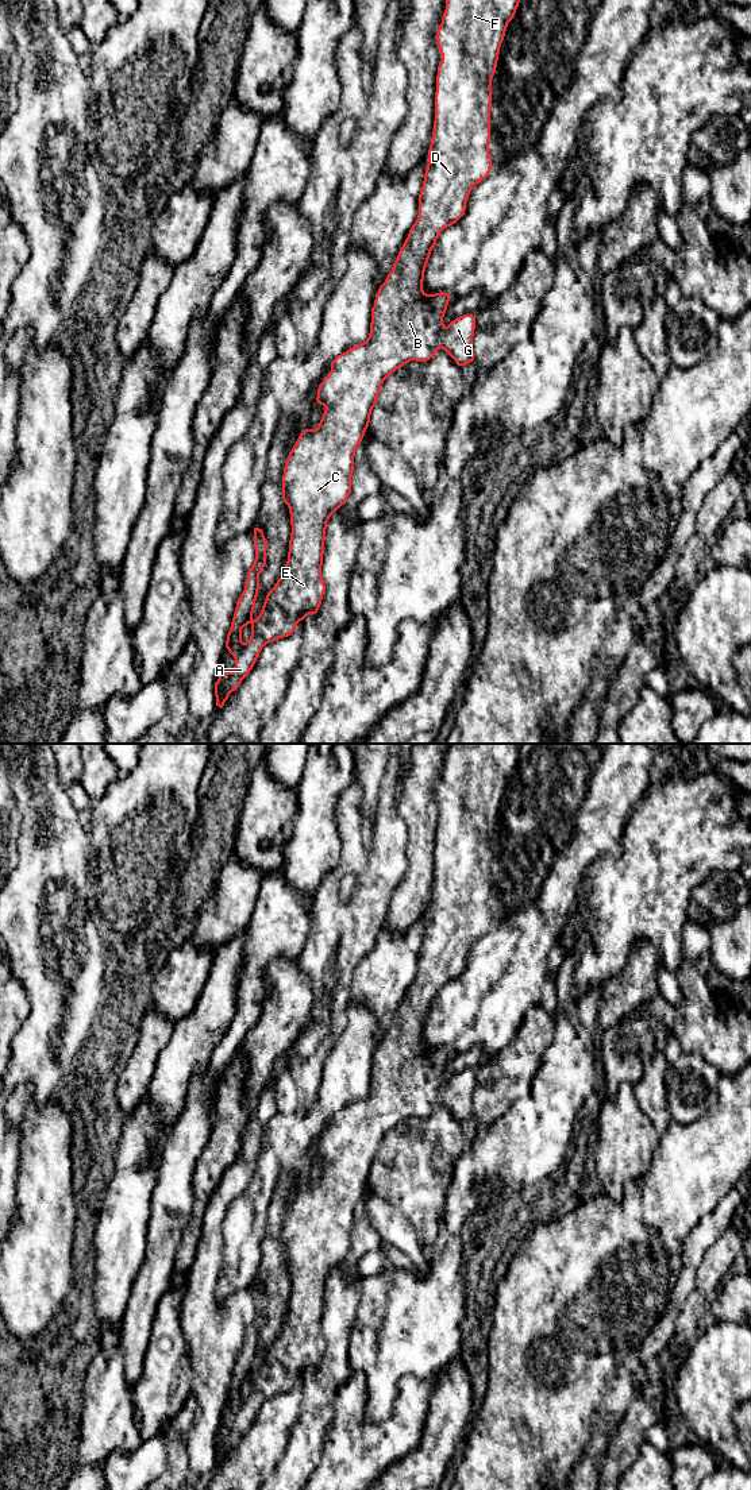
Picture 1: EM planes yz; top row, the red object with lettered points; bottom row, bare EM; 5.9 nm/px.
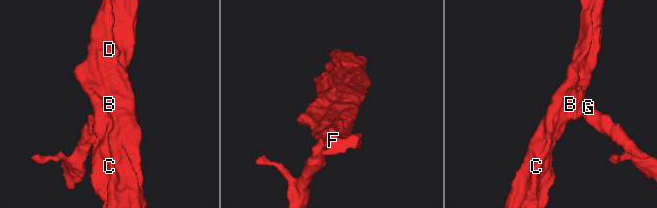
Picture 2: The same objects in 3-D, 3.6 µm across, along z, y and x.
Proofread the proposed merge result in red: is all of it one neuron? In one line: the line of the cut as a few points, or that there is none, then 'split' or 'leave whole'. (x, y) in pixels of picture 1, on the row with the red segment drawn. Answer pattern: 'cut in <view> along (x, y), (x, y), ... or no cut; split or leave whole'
no cut; leave whole

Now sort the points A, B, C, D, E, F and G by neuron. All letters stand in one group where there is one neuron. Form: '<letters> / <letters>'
A B C D E F G

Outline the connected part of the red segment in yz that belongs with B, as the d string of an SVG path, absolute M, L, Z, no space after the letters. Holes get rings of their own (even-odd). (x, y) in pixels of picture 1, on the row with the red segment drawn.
M446 0L446 9L435 36L442 62L438 66L435 121L419 194L419 215L392 271L376 294L369 337L331 362L331 371L319 385L316 397L317 404L326 408L321 420L315 429L304 429L289 452L282 475L282 499L289 507L292 525L288 561L255 619L253 613L259 590L259 574L266 564L267 540L262 529L254 528L255 560L247 572L246 586L236 602L226 641L226 648L235 659L235 667L232 672L220 671L215 683L216 706L220 709L250 673L262 648L290 636L297 624L307 615L316 614L321 605L326 591L321 565L327 522L346 503L351 493L355 449L369 426L384 381L411 360L430 360L440 348L458 366L474 360L475 316L459 316L446 327L443 317L451 296L444 292L427 294L423 290L423 281L440 232L465 215L473 186L490 173L492 78L508 23L513 19L519 3L520 0ZM249 624L251 636L243 642L242 629Z

